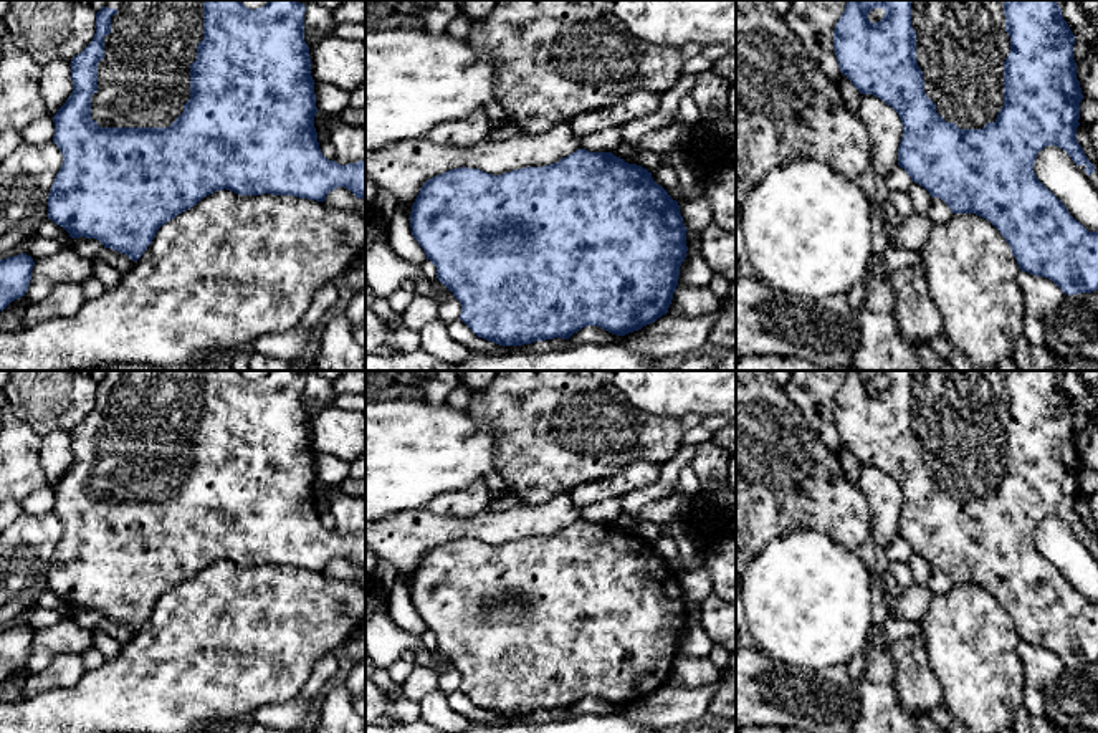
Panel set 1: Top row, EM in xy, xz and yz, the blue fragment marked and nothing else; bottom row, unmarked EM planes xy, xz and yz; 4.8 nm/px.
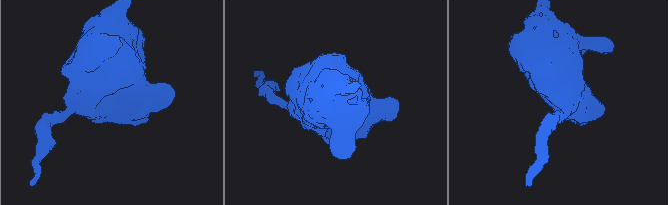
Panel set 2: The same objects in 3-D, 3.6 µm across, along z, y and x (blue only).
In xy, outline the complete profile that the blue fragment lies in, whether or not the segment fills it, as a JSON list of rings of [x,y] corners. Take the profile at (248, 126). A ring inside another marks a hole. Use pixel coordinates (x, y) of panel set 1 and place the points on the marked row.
[[[106,0],[96,13],[94,38],[71,60],[73,93],[53,116],[53,142],[63,154],[63,164],[48,195],[48,218],[63,227],[71,238],[96,238],[104,248],[137,261],[162,225],[217,190],[227,189],[238,195],[293,195],[324,202],[331,190],[344,187],[365,200],[365,159],[341,165],[326,159],[319,149],[314,127],[317,113],[314,79],[309,46],[304,41],[304,12],[304,3],[298,0],[270,0],[255,10],[246,8],[240,0]]]

